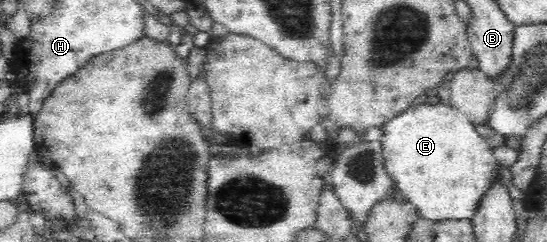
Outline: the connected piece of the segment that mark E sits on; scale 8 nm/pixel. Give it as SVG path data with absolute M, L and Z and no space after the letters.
M430 100L416 107L412 105L398 117L387 121L382 131L383 158L388 176L401 196L417 209L420 218L433 222L471 220L480 207L480 201L499 179L501 163L496 160L491 145L478 133L470 118L448 102Z

